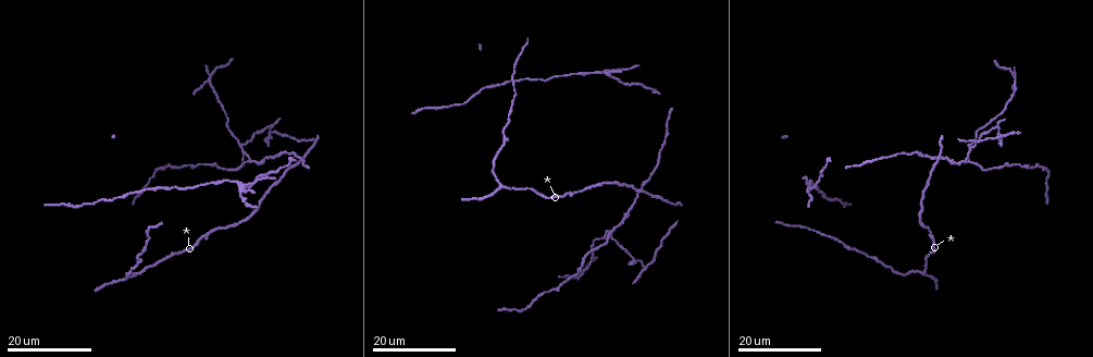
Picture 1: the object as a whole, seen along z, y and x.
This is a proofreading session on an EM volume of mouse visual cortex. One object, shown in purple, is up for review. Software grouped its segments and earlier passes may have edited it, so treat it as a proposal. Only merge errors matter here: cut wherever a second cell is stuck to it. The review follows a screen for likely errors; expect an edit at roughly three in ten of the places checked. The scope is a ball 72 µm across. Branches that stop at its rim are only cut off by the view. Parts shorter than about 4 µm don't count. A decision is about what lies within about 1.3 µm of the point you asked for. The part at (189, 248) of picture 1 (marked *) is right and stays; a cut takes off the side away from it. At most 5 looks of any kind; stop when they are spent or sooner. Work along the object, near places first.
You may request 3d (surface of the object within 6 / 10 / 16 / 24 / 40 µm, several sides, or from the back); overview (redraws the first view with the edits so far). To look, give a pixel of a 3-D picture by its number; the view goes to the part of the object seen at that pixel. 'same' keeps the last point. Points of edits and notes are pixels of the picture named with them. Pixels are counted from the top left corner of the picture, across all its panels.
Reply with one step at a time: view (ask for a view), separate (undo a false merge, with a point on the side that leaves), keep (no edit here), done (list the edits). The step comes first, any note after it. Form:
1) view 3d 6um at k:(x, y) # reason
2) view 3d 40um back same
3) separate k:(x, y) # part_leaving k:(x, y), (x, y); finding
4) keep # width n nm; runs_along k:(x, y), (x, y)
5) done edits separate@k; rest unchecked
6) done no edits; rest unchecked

view 3d 24um at 1:(616, 230) # three arms meet

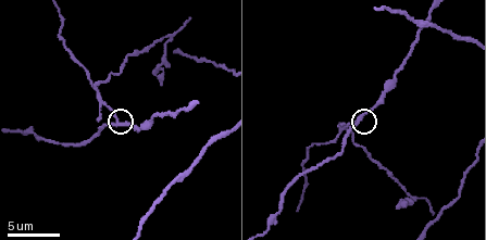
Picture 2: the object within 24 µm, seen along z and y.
view 3d 10um at 2:(118, 122) # closer look

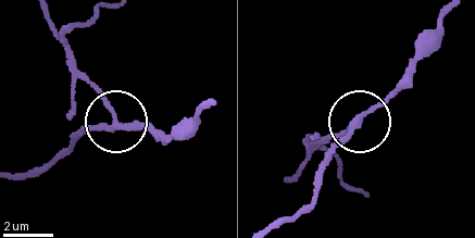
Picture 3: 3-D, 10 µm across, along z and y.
separate 3:(103, 91) # width 210 nm; part_leaving 3:(117, 120), (49, 22); a second cell is stuck on

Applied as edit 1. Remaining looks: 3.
view 3d 10um at 2:(429, 16)

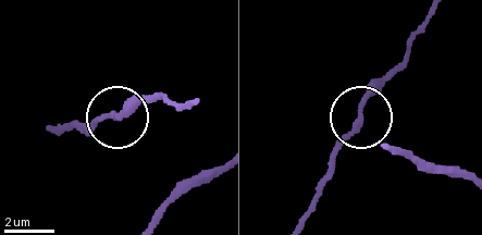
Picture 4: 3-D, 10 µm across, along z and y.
keep # side_arm 59 um; all the same cell

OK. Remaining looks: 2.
view 3d 24um at 1:(134, 273) # arms part here

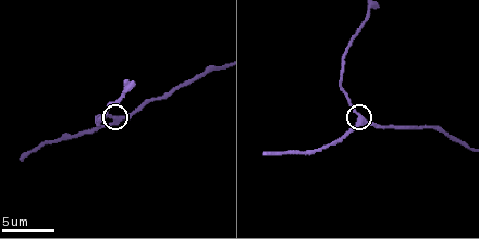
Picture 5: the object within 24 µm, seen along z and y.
view 3d 6um at 5:(361, 119)

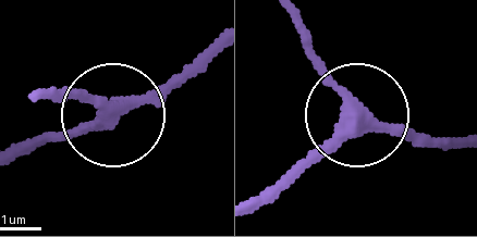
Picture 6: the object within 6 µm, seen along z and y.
keep # width 320 nm; runs_along 6:(208, 42), (114, 111), (24, 142); one cell here

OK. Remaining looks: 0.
done edits separate@3; rest unchecked

